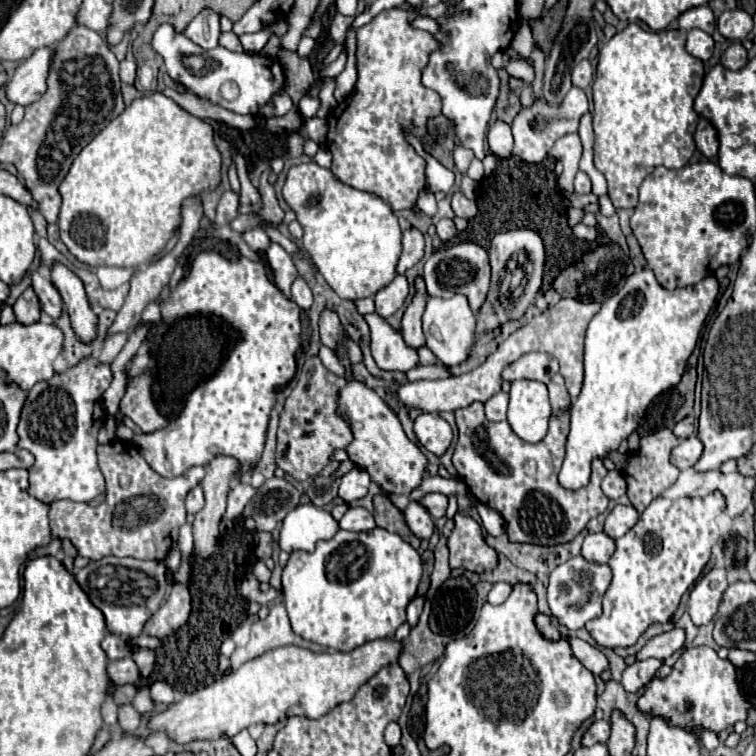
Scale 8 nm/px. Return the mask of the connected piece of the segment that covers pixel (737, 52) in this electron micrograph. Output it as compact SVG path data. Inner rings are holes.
M740 42L730 44L722 54L722 66L728 70L740 70L748 62L748 52Z

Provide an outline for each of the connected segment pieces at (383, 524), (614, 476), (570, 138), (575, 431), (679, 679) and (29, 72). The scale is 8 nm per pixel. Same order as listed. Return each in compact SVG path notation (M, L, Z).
M374 498L374 508L376 508L376 524L380 528L386 528L388 532L400 534L412 548L420 548L420 540L410 532L410 528L404 522L402 512L390 502L390 498Z
M610 470L608 476L602 482L602 490L608 498L614 498L614 500L624 496L626 494L626 480L624 480L622 472L620 470Z
M566 134L566 136L562 136L554 144L554 148L550 150L550 154L566 166L566 178L558 178L558 186L562 188L562 192L566 196L572 196L572 192L574 192L572 182L574 182L574 176L578 172L578 162L582 158L580 136L578 134Z
M642 268L634 272L626 284L610 296L610 300L602 302L600 312L592 318L586 330L586 346L584 346L584 386L576 402L572 404L572 422L570 434L566 442L566 456L560 470L560 484L570 490L578 490L590 480L590 464L594 456L602 458L606 452L616 450L622 440L626 440L642 420L648 404L664 390L676 386L686 368L686 360L696 348L700 330L710 308L718 296L718 280L716 276L706 276L694 286L684 286L676 290L666 290L658 284L654 272L650 268Z
M696 646L684 650L666 680L654 678L646 686L644 696L640 696L638 700L638 708L650 714L662 712L662 716L670 716L674 724L682 724L690 730L700 724L712 732L720 732L738 720L746 720L750 704L742 698L738 690L736 670L732 662L720 660L716 650L708 646Z
M38 48L14 70L14 76L6 82L4 90L8 100L20 106L36 102L46 90L48 70L50 70L50 48Z

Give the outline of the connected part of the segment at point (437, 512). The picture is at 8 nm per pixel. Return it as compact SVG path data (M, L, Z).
M430 493L424 496L421 504L432 514L432 518L442 518L442 516L446 516L448 496L440 493Z

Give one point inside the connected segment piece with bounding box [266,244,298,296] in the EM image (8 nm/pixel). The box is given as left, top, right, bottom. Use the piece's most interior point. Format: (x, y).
(280, 261)

